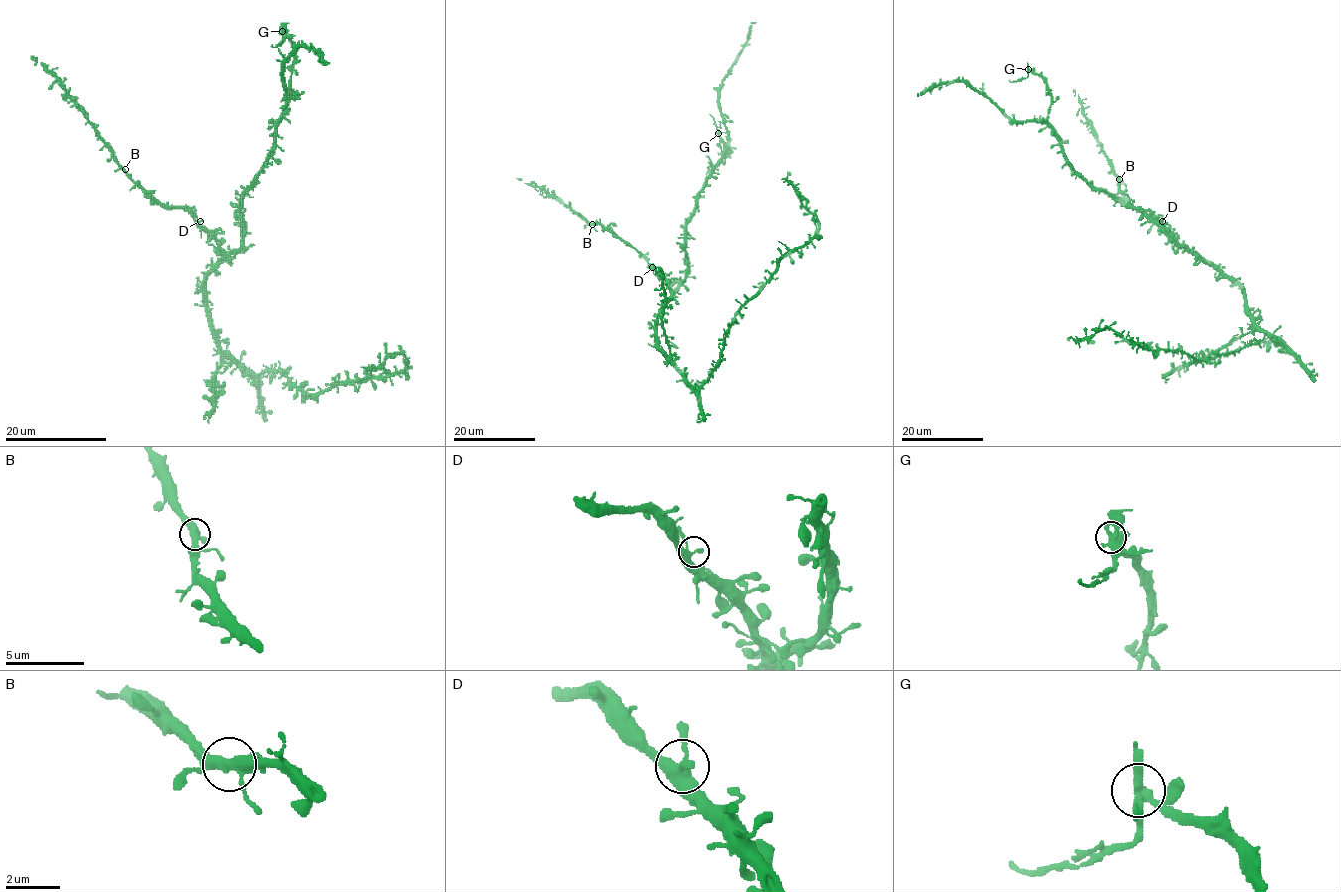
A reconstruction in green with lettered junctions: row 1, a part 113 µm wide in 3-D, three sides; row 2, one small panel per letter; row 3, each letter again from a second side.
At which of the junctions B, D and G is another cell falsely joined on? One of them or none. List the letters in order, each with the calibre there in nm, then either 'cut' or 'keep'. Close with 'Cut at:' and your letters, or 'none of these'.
B: calibre 320 nm; keep
D: calibre 340 nm; keep
G: calibre 360 nm; cut
Cut at: G

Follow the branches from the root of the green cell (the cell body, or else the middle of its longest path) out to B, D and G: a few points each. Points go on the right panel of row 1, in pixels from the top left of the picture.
B: (1215, 269), (1192, 255), (1149, 211), (1139, 211), (1119, 189), (1119, 179)
D: (1215, 269), (1192, 255), (1162, 221)
G: (1215, 269), (1180, 248), (1144, 212), (1095, 191), (1074, 169), (1048, 120), (1052, 94), (1047, 83), (1028, 70)

